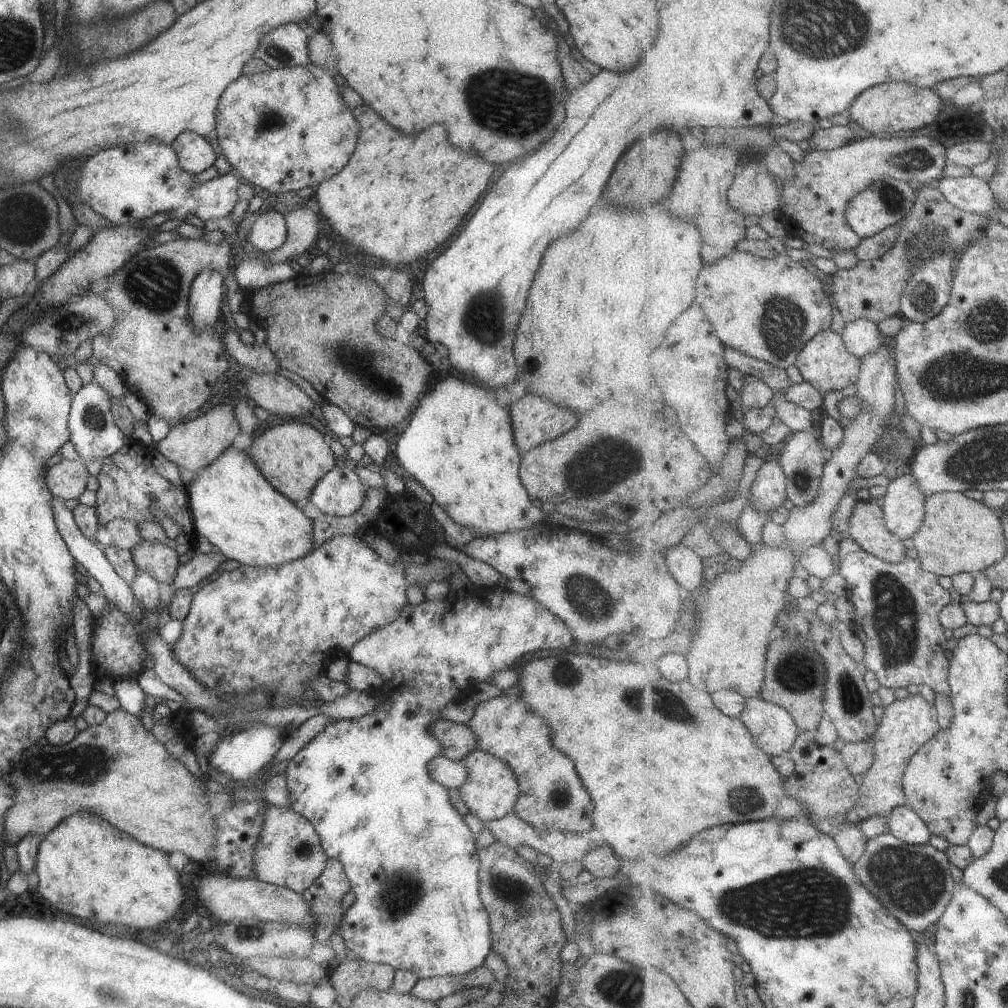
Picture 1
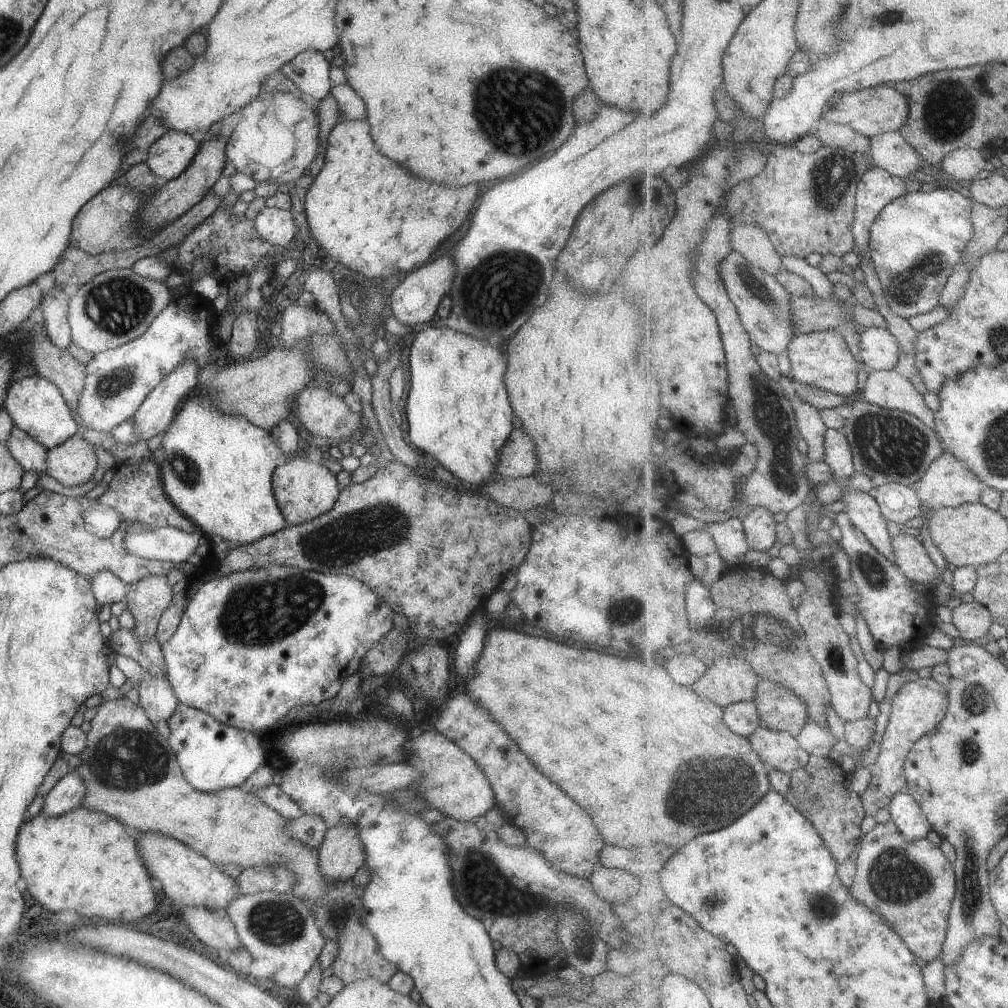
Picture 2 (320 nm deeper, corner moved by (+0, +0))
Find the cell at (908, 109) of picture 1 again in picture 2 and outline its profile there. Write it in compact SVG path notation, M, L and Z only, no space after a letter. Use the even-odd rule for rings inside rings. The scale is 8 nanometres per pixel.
M881 85L841 94L840 101L832 108L827 108L823 118L835 124L850 126L855 132L871 139L892 131L900 131L908 123L909 116L908 98L891 85Z

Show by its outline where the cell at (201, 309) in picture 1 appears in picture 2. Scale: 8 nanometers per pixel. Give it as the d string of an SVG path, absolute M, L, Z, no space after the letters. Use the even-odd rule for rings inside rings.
M185 358L183 362L179 362L169 374L165 374L157 384L155 388L151 388L151 391L143 403L137 408L133 418L133 430L135 430L135 438L137 440L149 440L151 436L157 436L157 434L164 433L172 422L173 414L175 414L175 408L177 408L177 402L186 395L186 392L191 390L198 381L197 364L193 358Z

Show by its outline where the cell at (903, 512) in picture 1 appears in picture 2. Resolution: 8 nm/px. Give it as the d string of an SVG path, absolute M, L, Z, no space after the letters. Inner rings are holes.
M946 452L929 468L928 472L925 472L925 476L914 488L922 506L927 506L927 510L935 512L942 507L958 508L963 504L981 503L984 486L977 476L973 476L973 472L969 472L969 468L961 460L957 460L957 456Z

